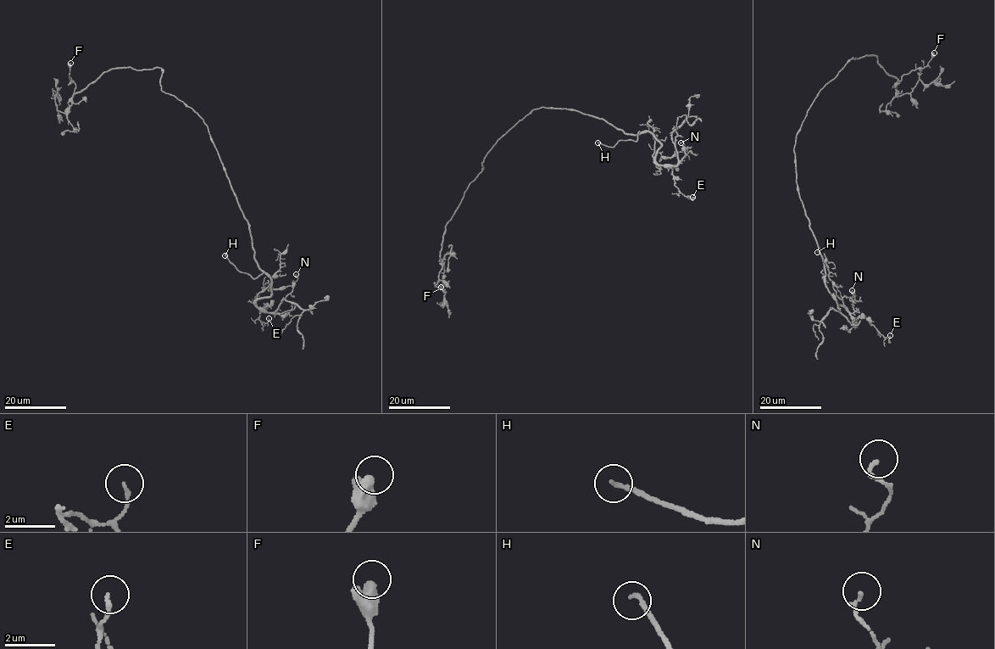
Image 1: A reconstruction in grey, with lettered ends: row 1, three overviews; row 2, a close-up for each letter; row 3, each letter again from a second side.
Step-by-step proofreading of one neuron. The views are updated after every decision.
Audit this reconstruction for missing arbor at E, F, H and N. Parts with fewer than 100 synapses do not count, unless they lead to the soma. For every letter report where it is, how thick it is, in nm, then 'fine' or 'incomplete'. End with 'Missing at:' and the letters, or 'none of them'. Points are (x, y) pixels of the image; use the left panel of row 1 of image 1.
E: place (269, 318); calibre 150 nm; fine
F: place (70, 63); calibre 480 nm; fine
H: place (225, 255); calibre 150 nm; incomplete
N: place (296, 274); calibre 140 nm; fine
Missing at: H

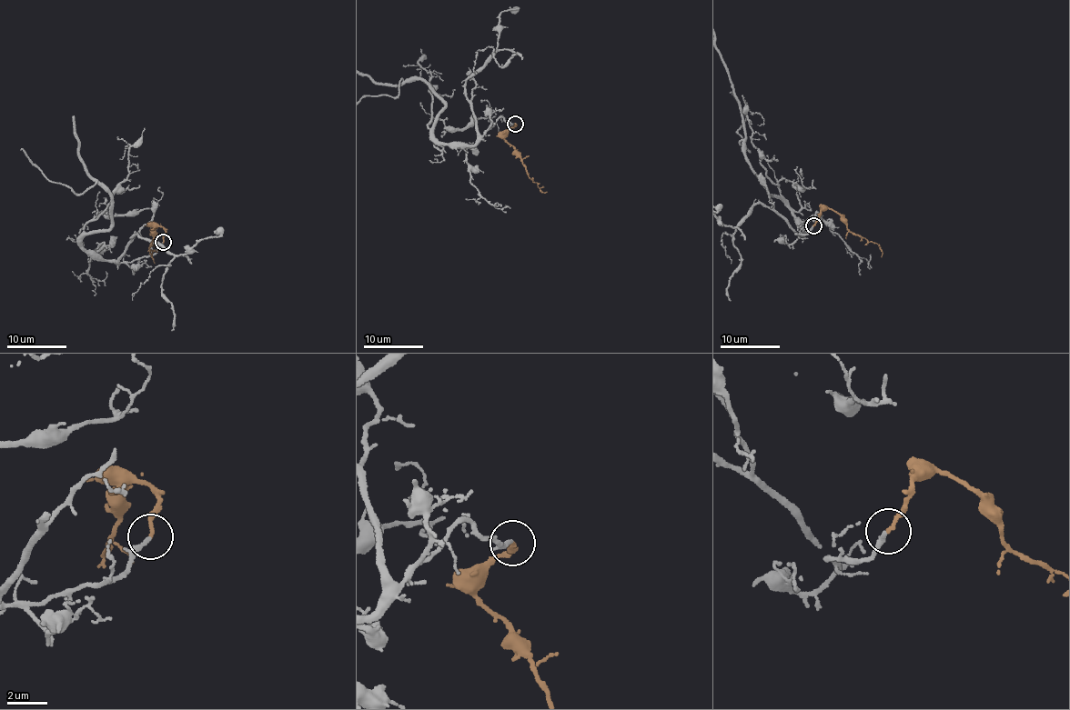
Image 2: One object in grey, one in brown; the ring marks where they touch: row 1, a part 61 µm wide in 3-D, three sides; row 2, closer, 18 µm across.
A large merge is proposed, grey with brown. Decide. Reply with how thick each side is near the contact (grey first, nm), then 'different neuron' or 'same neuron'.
200 nm thick on the grey side, 180 nm on the other; same neuron

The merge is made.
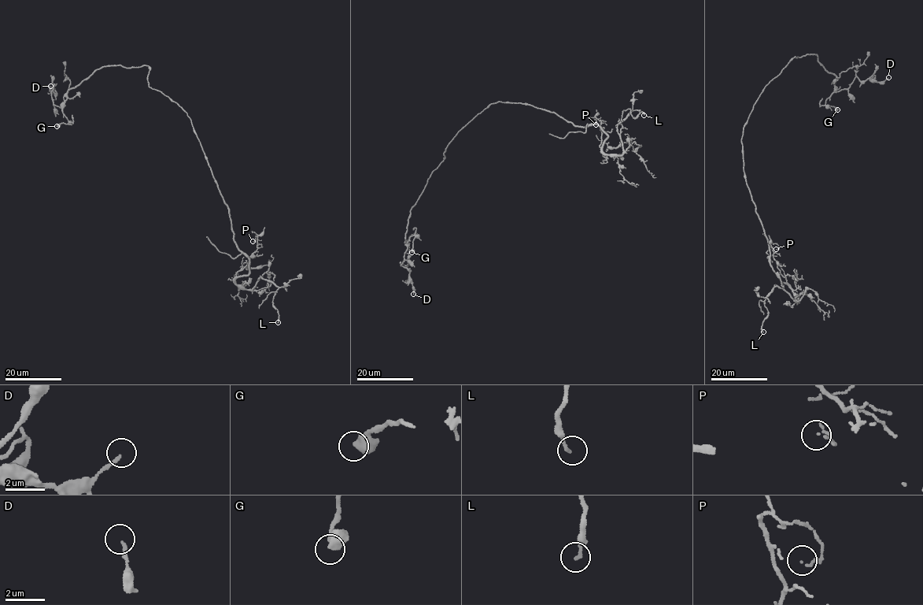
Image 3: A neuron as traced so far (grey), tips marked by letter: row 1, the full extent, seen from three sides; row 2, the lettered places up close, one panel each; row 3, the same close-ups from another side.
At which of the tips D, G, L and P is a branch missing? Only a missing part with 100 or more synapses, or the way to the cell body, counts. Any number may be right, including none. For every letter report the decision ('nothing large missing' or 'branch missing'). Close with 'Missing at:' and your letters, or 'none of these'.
D: nothing large missing
G: nothing large missing
L: nothing large missing
P: nothing large missing
Missing at: none of these

